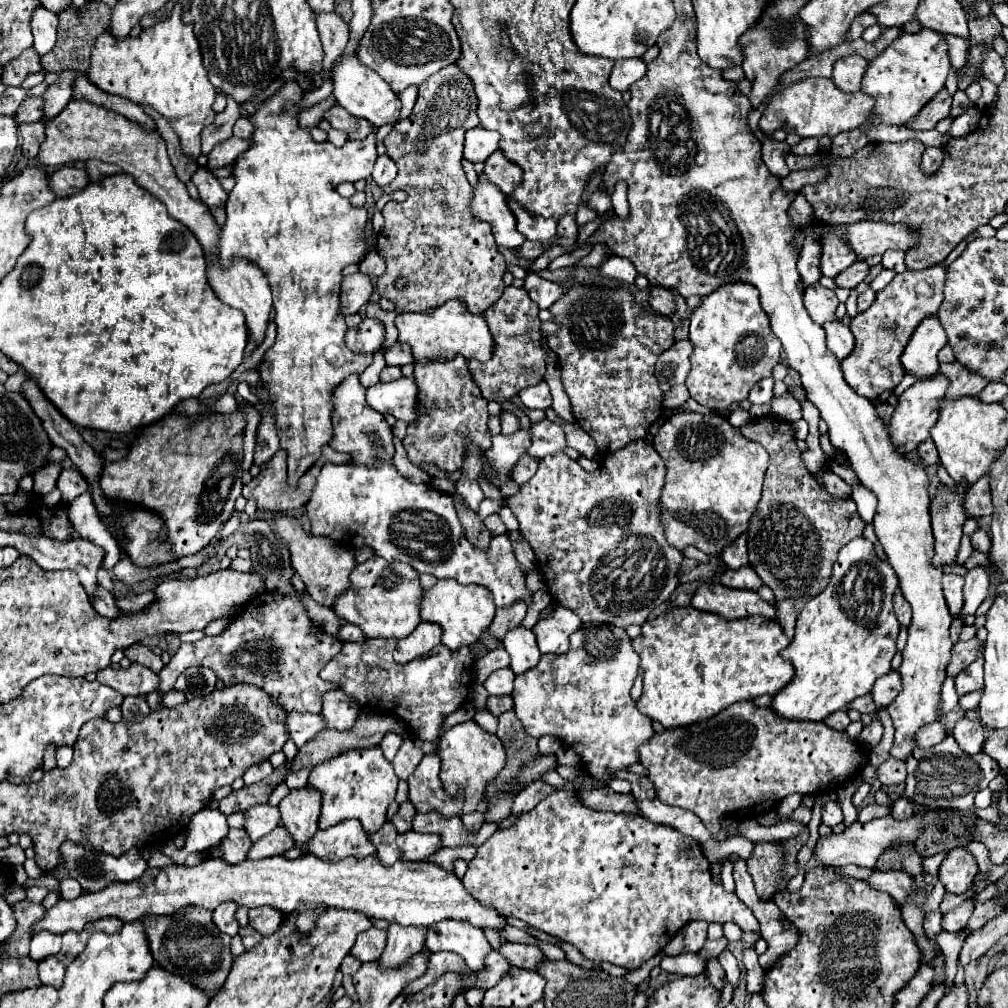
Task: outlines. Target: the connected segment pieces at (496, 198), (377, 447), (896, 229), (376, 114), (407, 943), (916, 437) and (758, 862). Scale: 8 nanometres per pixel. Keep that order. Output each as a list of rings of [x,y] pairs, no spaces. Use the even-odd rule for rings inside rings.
[[[478,182],[472,188],[470,212],[478,220],[492,226],[496,244],[502,248],[518,248],[526,238],[516,230],[516,216],[506,204],[506,194],[492,182]]]
[[[350,374],[344,382],[340,382],[332,392],[332,424],[334,424],[334,436],[330,440],[330,446],[338,452],[346,452],[352,456],[354,462],[360,464],[372,464],[374,458],[380,460],[392,460],[394,456],[394,444],[390,426],[384,420],[380,412],[372,412],[364,400],[366,388],[360,384],[356,374]]]
[[[862,220],[846,224],[844,234],[858,260],[866,260],[874,254],[884,254],[888,248],[906,252],[914,246],[914,236],[908,234],[902,224]]]
[[[356,56],[340,58],[338,66],[334,70],[334,96],[342,108],[348,108],[352,116],[366,118],[374,126],[384,124],[396,124],[400,118],[400,98],[388,88],[388,84],[370,68],[364,68],[358,64]]]
[[[392,922],[388,926],[388,944],[384,954],[380,956],[380,964],[396,966],[402,964],[408,956],[420,952],[426,942],[426,928],[424,926],[402,926]]]
[[[930,378],[916,382],[898,398],[898,406],[888,424],[888,436],[900,454],[912,452],[920,442],[924,442],[930,436],[930,428],[932,424],[936,424],[936,416],[938,416],[938,408],[936,408],[938,398],[946,394],[946,388],[948,388],[948,378]]]
[[[756,842],[752,856],[748,858],[748,872],[756,884],[756,892],[762,900],[770,900],[782,878],[782,850],[774,842]]]

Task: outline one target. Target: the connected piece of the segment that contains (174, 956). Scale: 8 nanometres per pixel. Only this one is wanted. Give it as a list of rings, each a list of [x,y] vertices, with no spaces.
[[[186,906],[172,916],[146,916],[144,924],[150,952],[160,968],[208,992],[216,992],[224,984],[234,956],[230,952],[230,936],[220,932],[212,922],[212,910]]]

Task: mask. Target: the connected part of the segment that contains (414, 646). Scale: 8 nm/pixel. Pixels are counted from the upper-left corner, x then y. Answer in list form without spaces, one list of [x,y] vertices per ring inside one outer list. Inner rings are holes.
[[[420,622],[414,632],[402,640],[398,640],[394,650],[394,660],[398,664],[408,664],[418,656],[426,656],[434,646],[440,644],[442,628],[432,622]]]

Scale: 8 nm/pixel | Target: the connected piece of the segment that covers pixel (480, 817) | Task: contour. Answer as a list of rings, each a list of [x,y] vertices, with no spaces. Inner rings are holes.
[[[484,802],[480,804],[480,808],[478,808],[476,812],[472,812],[472,814],[464,814],[464,816],[462,816],[462,822],[466,824],[468,830],[476,830],[476,828],[480,828],[480,826],[484,824]]]

